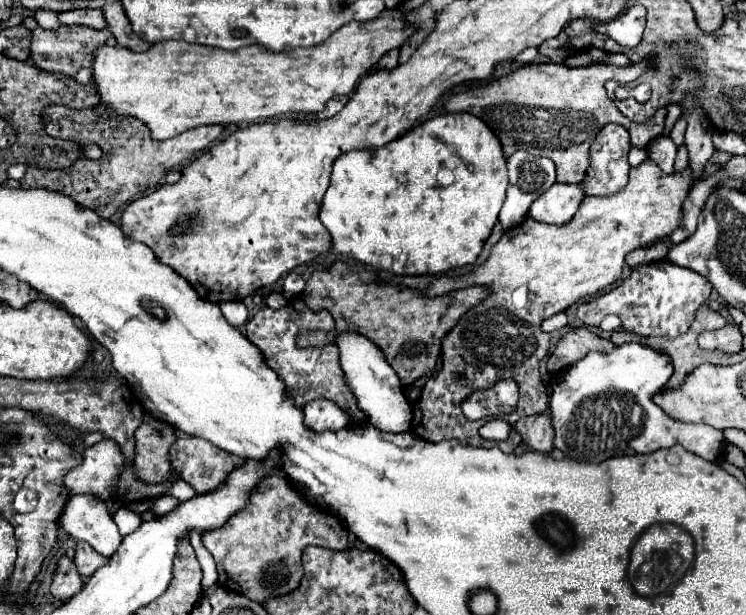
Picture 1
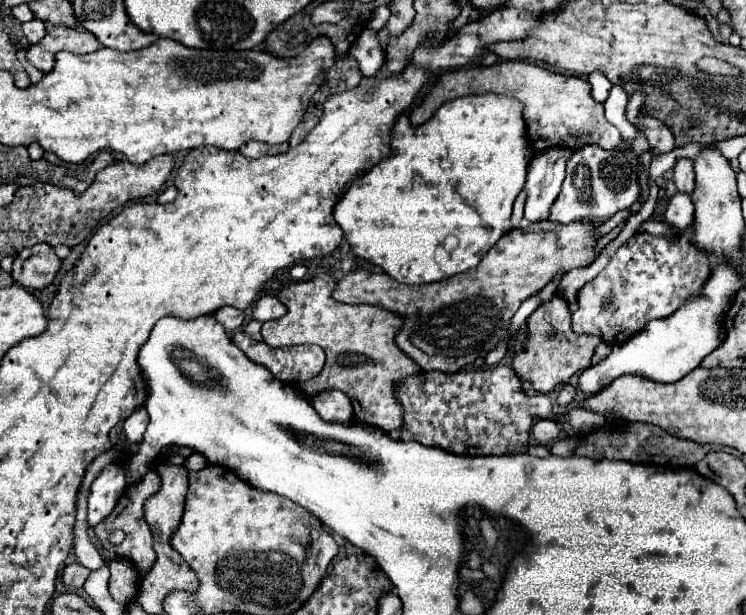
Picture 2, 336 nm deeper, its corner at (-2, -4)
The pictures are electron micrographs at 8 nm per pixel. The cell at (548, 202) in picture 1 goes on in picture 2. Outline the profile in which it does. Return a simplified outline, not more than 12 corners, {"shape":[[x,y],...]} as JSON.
{"shape":[[574,151],[550,221],[604,223],[638,201],[626,153]]}

